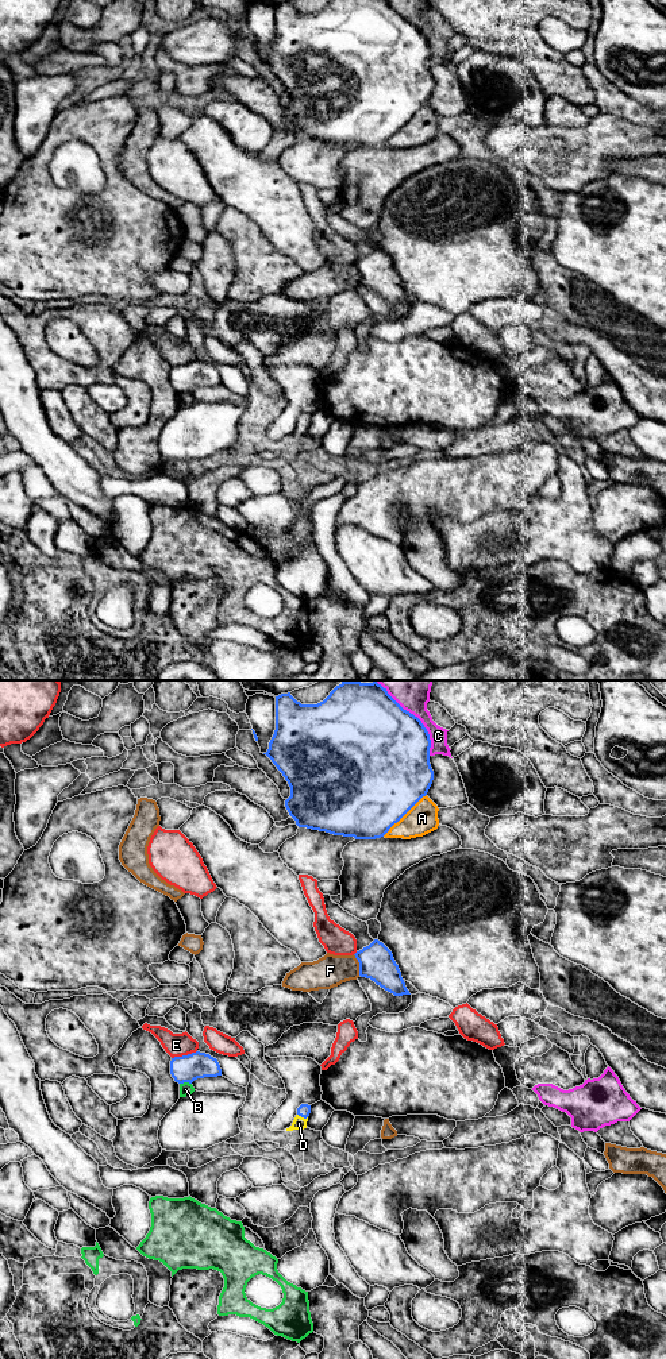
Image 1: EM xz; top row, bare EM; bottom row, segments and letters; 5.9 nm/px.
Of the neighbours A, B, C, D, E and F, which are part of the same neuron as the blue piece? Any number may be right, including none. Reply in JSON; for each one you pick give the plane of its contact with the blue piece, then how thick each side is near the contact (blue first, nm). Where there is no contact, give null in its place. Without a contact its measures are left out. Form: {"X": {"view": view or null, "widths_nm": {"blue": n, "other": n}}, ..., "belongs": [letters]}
{"D": {"view": "xz", "widths_nm": {"blue": 80, "other": 80}}, "belongs": ["D"]}

